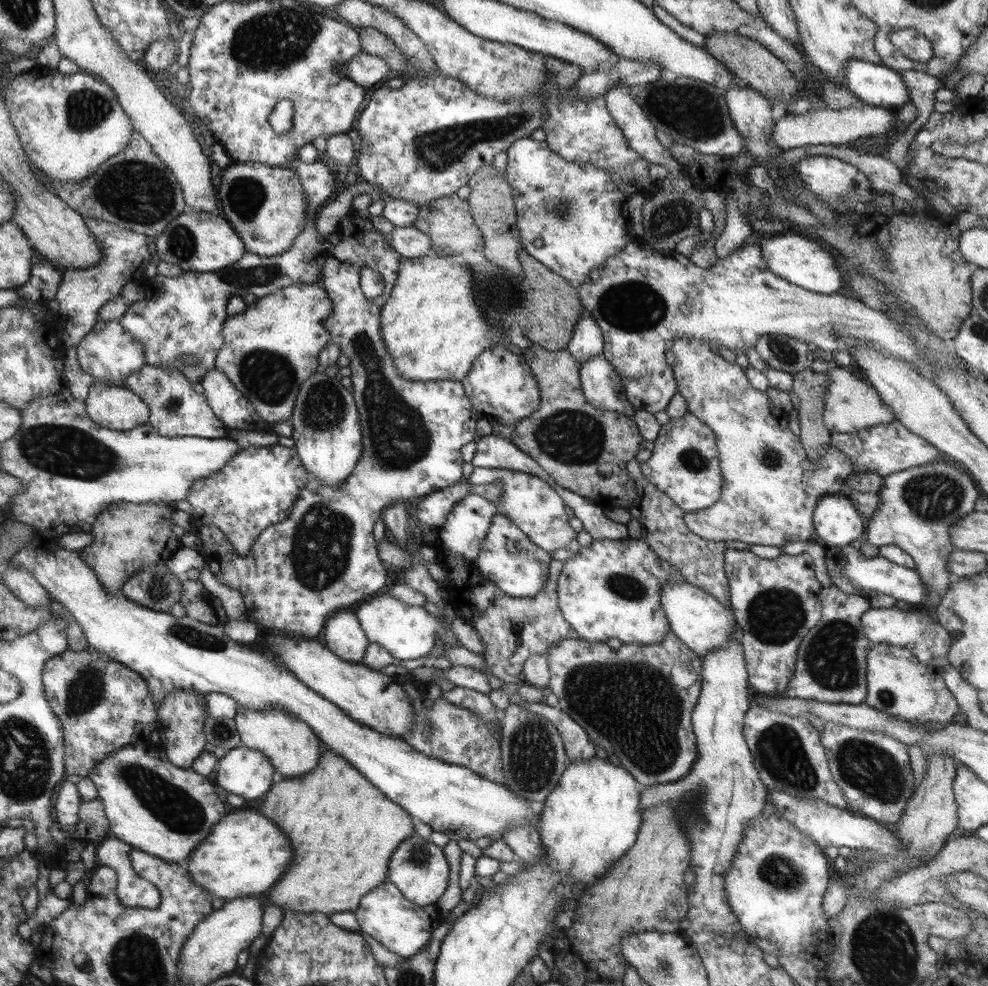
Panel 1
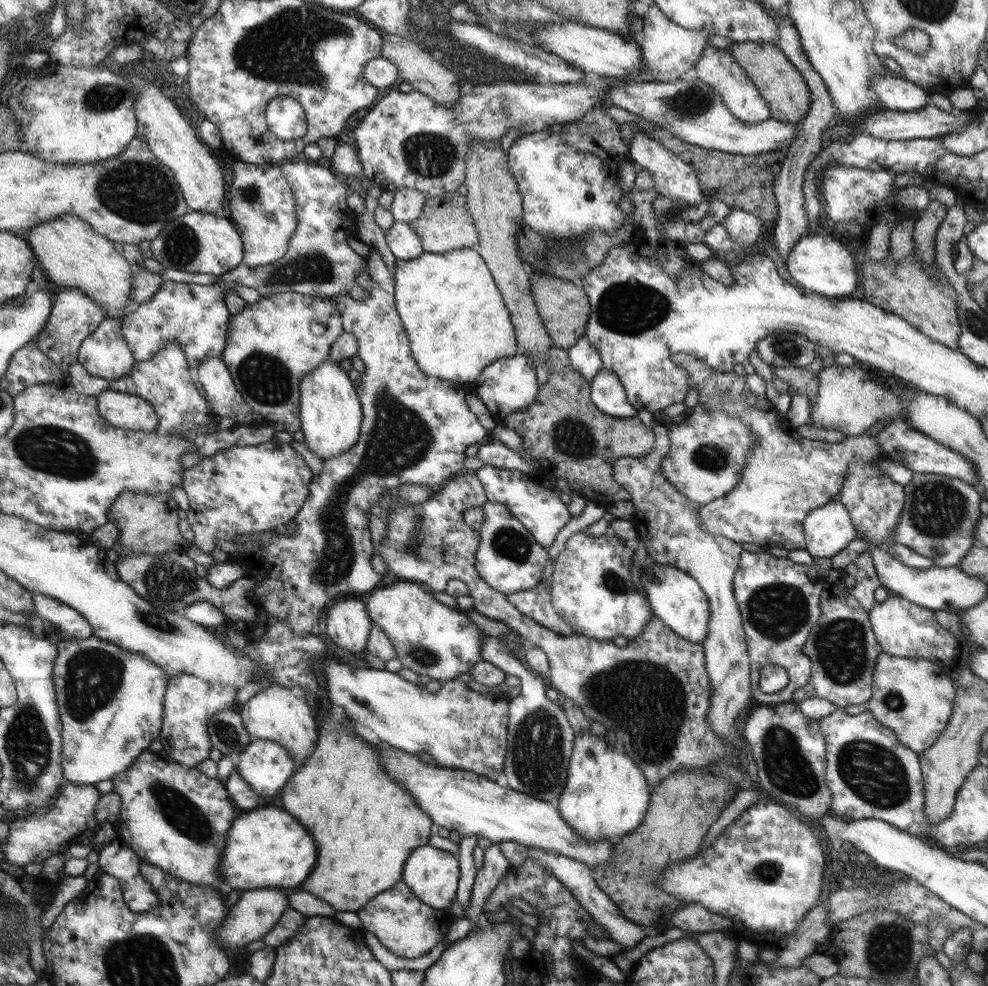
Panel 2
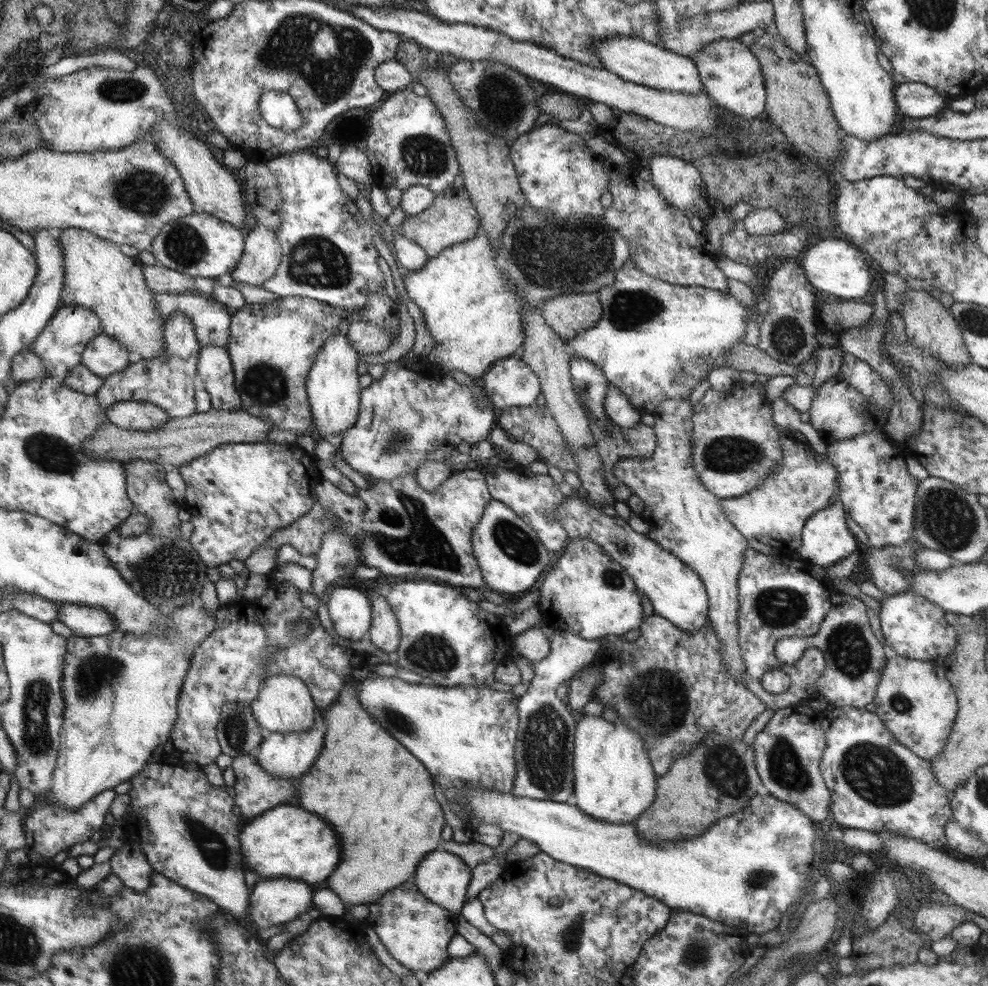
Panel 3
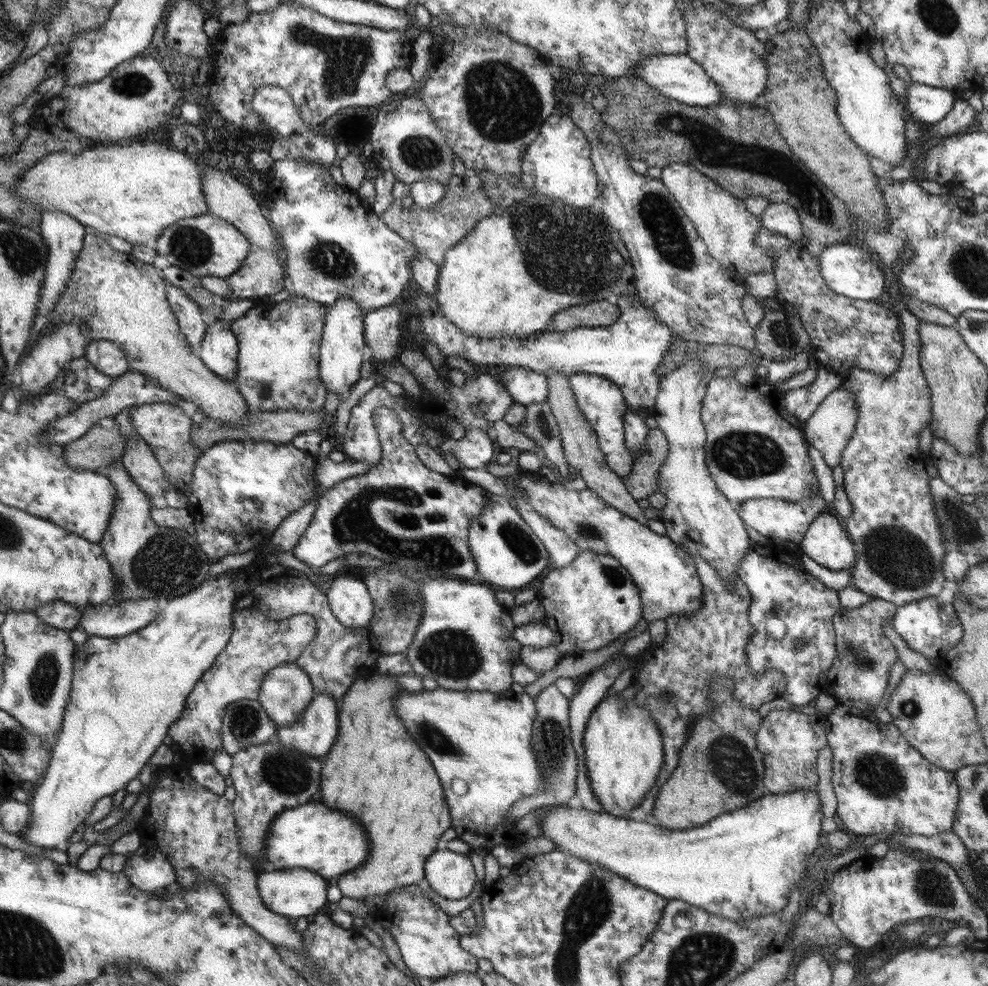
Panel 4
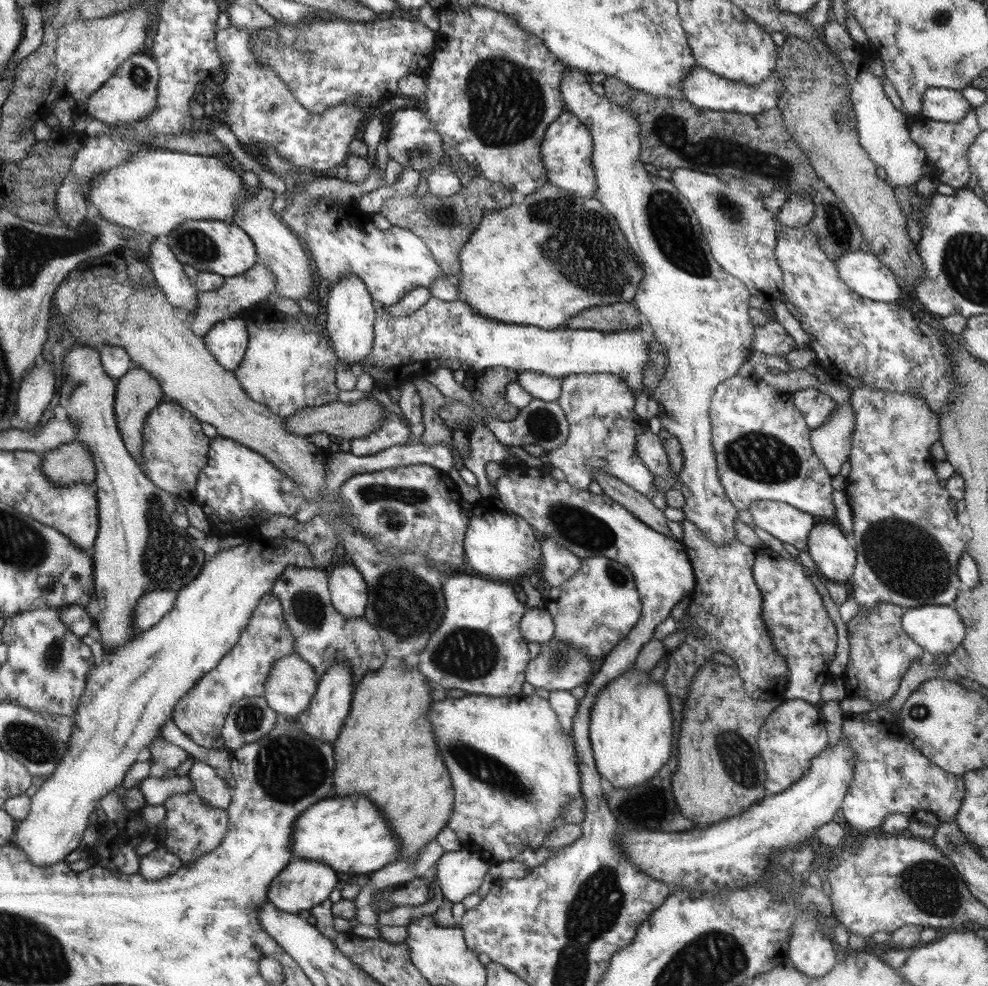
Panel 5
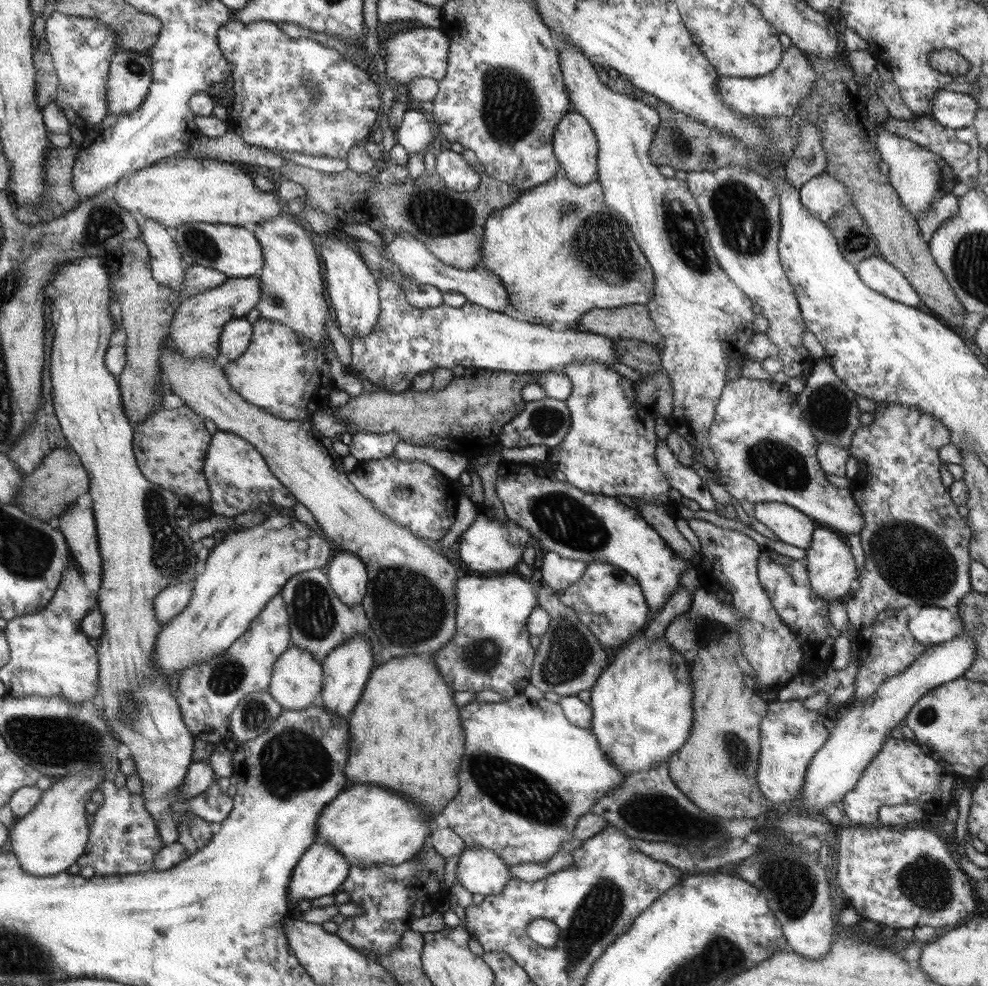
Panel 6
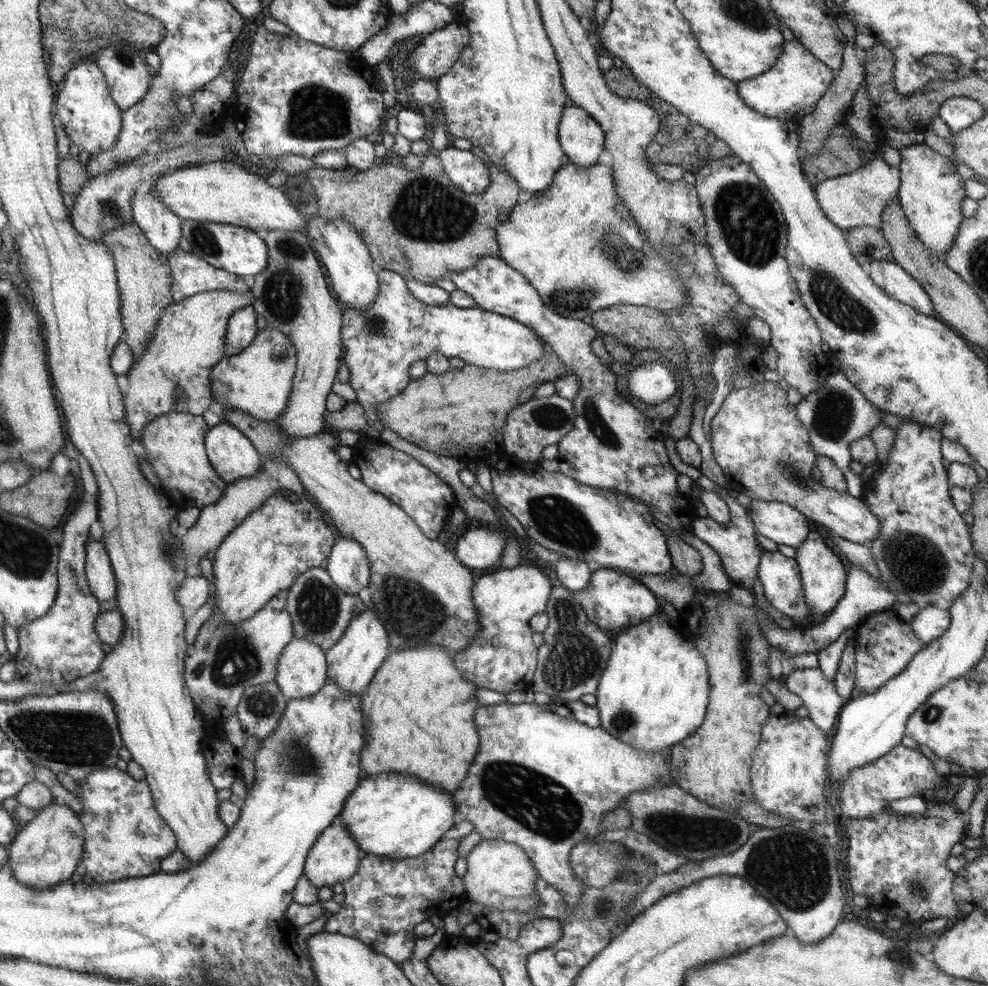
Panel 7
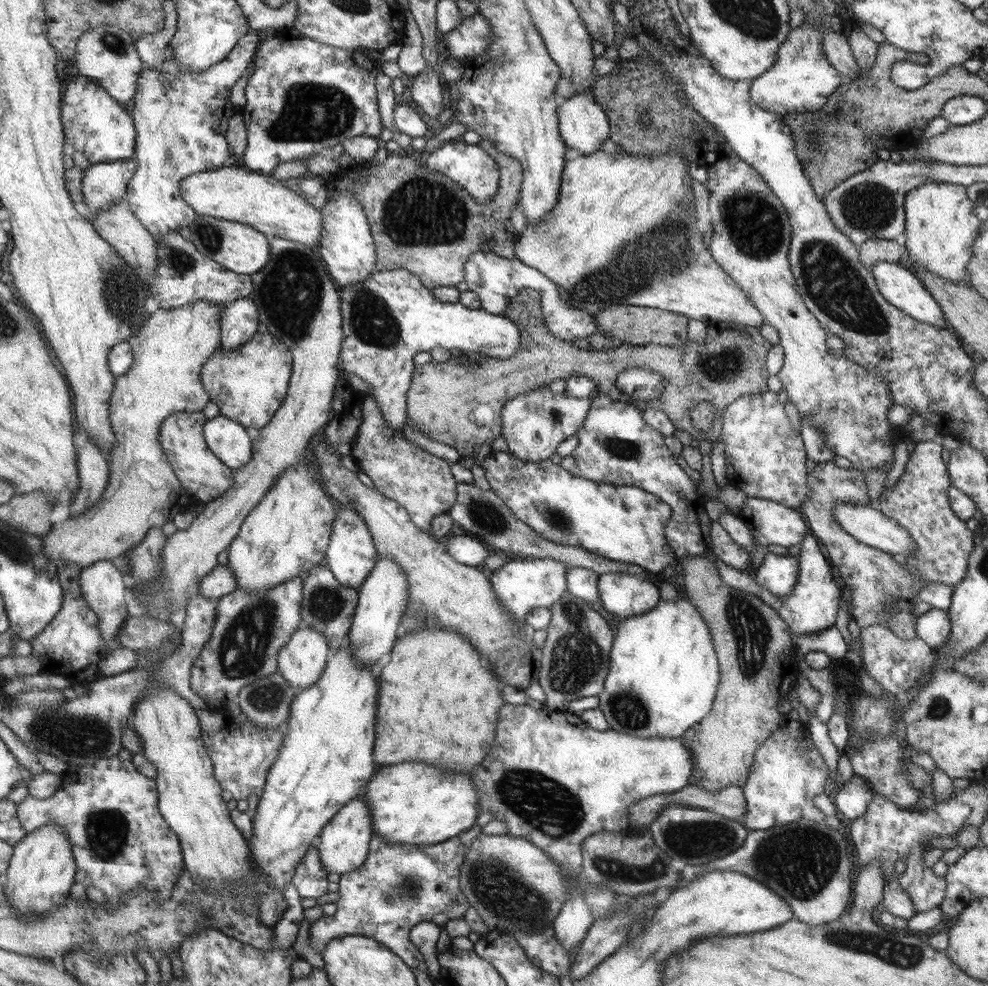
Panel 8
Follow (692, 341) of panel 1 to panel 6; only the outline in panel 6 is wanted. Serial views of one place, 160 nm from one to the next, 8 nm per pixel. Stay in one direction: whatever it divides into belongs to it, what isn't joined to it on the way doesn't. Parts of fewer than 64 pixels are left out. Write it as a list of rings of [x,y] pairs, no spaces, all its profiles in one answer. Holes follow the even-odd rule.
[[[768,501],[755,503],[755,505],[756,516],[754,519],[768,526],[780,541],[804,550],[810,548],[816,521],[786,504]]]

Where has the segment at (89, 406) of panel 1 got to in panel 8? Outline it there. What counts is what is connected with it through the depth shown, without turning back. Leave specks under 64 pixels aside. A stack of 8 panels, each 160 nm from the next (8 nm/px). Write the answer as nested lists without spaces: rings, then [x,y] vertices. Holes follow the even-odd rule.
[[[202,411],[173,414],[161,424],[160,442],[162,451],[169,457],[178,480],[183,484],[182,488],[186,488],[189,495],[196,496],[201,502],[209,503],[224,495],[233,486],[236,476],[234,470],[228,468],[205,442],[206,421]]]

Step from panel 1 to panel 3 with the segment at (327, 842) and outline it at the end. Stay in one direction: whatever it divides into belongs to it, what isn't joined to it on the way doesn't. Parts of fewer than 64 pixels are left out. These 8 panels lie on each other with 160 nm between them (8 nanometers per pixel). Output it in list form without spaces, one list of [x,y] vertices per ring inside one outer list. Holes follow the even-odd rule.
[[[353,679],[349,683],[346,683],[345,686],[342,687],[341,698],[324,710],[326,725],[324,744],[313,766],[309,768],[310,772],[308,772],[308,776],[301,776],[304,786],[298,787],[298,798],[295,800],[298,802],[300,808],[306,808],[308,812],[314,812],[314,814],[322,816],[322,818],[334,828],[334,832],[338,832],[338,838],[340,838],[340,844],[342,844],[342,862],[338,862],[338,868],[336,868],[333,874],[330,875],[330,878],[326,880],[328,889],[334,891],[344,904],[368,905],[370,903],[378,903],[386,892],[394,891],[394,888],[402,887],[402,884],[407,883],[412,876],[416,874],[422,860],[430,852],[436,851],[436,848],[438,848],[440,842],[442,842],[440,832],[442,832],[442,828],[444,828],[444,814],[442,814],[442,808],[440,808],[438,802],[436,802],[434,786],[432,786],[432,778],[430,778],[431,774],[428,774],[429,770],[424,768],[425,764],[422,764],[422,762],[418,760],[418,757],[412,756],[398,740],[392,738],[392,735],[385,728],[379,726],[377,721],[373,719],[373,716],[370,716],[369,712],[366,712],[365,708],[362,708],[361,701],[358,700],[357,697],[358,681],[359,680]]]

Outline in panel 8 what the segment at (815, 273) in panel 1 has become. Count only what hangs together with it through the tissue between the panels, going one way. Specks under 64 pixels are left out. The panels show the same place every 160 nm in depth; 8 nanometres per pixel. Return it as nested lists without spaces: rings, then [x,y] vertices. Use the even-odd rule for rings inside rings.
[[[878,261],[871,267],[880,294],[918,322],[948,329],[941,306],[918,277],[898,263]]]

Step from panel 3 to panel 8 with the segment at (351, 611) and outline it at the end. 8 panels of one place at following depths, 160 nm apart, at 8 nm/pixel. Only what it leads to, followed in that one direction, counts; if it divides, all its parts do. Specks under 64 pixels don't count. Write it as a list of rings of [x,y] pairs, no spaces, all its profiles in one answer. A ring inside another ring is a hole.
[[[342,504],[337,506],[337,519],[332,525],[324,565],[333,572],[336,579],[343,585],[359,589],[373,572],[376,559],[376,544],[374,544],[365,521],[362,521],[362,517],[352,507],[342,507]]]

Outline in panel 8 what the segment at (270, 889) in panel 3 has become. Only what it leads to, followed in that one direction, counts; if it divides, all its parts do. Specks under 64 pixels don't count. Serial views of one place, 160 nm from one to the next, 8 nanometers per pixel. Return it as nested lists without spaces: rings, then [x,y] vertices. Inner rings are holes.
[[[364,797],[351,800],[334,816],[332,822],[321,831],[316,847],[320,851],[322,867],[326,873],[334,873],[336,878],[344,873],[350,873],[361,868],[369,857],[369,842],[374,836],[372,816]]]

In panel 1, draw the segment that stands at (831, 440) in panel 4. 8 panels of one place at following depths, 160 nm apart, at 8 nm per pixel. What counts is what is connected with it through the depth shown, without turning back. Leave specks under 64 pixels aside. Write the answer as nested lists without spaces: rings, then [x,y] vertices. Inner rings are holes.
[[[837,366],[826,373],[830,387],[824,396],[824,424],[832,433],[856,433],[859,430],[894,421],[894,413],[882,401],[880,394],[859,376],[855,368]]]

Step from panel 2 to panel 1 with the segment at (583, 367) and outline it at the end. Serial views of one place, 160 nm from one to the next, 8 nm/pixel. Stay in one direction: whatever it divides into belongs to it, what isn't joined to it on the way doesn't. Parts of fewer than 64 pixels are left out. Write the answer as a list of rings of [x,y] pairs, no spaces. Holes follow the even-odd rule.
[[[586,311],[573,326],[573,333],[566,349],[578,362],[583,363],[591,356],[598,356],[598,353],[603,352],[603,338],[602,329]]]

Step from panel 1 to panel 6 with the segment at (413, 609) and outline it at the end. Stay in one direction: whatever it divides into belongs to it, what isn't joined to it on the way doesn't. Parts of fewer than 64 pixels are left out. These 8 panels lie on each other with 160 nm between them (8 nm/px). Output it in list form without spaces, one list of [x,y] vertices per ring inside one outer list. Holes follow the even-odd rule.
[[[508,573],[506,576],[495,578],[480,578],[478,576],[464,576],[457,580],[457,632],[442,648],[432,655],[438,672],[444,676],[446,684],[455,692],[480,692],[493,690],[508,699],[522,695],[529,684],[531,668],[536,649],[532,648],[526,628],[527,618],[532,610],[538,607],[535,590],[539,583],[532,583],[530,579],[519,573]]]

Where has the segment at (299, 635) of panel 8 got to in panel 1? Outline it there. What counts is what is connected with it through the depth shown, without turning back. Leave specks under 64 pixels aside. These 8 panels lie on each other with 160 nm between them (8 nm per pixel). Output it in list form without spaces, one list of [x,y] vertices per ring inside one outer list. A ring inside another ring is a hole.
[[[239,708],[233,718],[244,747],[259,750],[273,764],[277,778],[297,778],[313,772],[320,763],[320,739],[305,722],[281,708],[255,711]]]

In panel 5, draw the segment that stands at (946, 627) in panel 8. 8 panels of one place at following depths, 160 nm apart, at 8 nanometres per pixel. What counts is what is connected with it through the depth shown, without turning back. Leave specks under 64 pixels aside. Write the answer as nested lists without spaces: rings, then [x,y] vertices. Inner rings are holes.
[[[935,604],[905,609],[901,625],[927,657],[950,655],[962,642],[967,629],[953,606]]]

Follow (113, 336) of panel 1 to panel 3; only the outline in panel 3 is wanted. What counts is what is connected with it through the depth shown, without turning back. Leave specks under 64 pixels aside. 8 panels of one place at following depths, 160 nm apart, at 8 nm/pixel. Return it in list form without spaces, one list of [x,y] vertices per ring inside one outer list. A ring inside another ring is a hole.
[[[101,333],[82,351],[81,363],[96,376],[104,378],[128,368],[128,353],[129,349],[121,341],[108,333]]]

